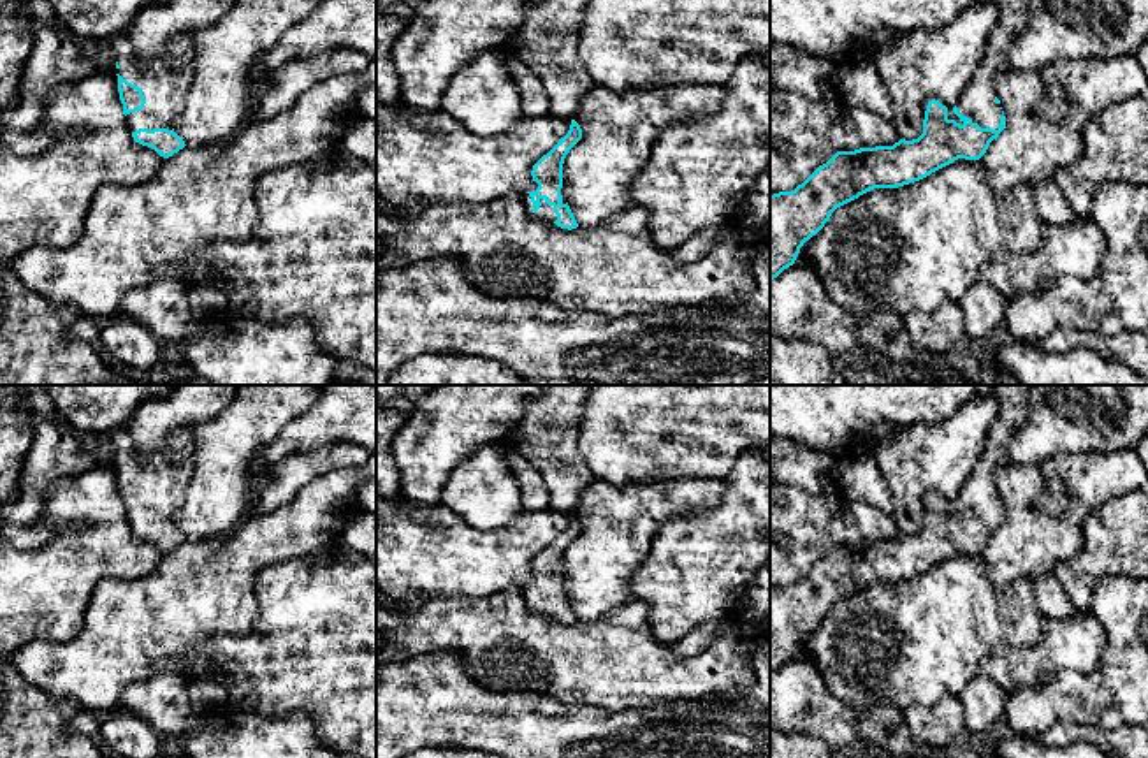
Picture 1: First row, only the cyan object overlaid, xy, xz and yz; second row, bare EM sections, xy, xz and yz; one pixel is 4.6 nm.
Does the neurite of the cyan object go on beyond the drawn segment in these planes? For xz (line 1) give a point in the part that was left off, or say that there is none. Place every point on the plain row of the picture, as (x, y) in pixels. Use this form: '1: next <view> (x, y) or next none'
1: next xz (545, 605)

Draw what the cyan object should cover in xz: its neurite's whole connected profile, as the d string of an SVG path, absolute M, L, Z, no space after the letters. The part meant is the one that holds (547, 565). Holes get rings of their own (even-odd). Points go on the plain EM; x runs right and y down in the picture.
M571 514L568 528L533 559L533 582L522 591L524 601L531 610L568 624L577 623L578 617L563 586L563 558L580 533L582 522Z

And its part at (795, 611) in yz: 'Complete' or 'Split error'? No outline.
Split error

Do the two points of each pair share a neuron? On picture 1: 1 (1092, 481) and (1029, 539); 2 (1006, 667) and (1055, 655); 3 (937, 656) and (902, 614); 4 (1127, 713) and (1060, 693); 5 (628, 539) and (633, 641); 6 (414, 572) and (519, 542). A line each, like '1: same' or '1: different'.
1: same
2: same
3: same
4: same
5: different
6: same

